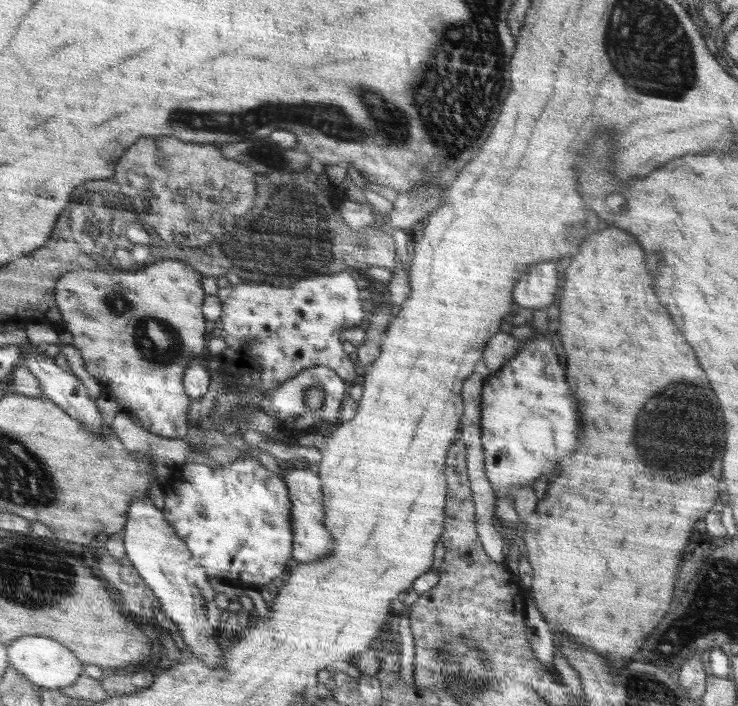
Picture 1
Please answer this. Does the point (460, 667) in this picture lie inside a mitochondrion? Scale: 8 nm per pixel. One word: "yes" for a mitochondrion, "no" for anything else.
yes

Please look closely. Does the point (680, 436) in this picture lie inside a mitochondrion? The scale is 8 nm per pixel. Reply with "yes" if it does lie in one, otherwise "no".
yes

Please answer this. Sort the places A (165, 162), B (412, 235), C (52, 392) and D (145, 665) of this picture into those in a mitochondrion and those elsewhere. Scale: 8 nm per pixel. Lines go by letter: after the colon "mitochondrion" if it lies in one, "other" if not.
A: mitochondrion
B: other
C: other
D: other

